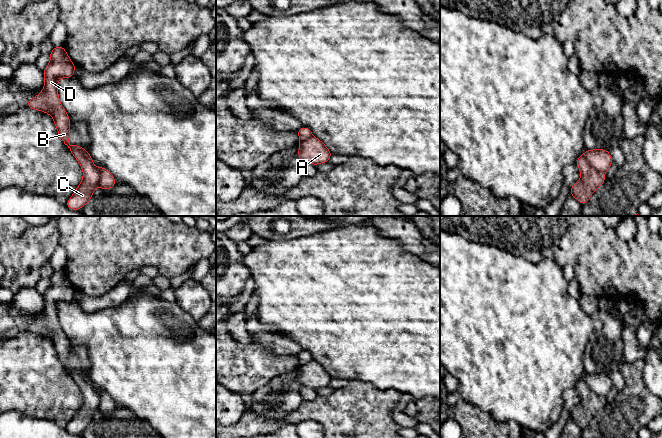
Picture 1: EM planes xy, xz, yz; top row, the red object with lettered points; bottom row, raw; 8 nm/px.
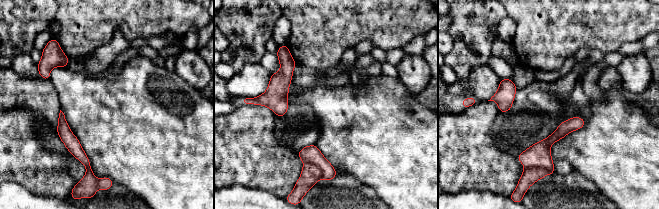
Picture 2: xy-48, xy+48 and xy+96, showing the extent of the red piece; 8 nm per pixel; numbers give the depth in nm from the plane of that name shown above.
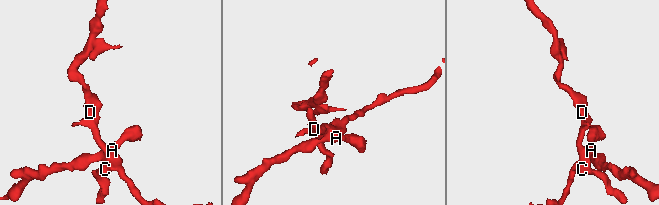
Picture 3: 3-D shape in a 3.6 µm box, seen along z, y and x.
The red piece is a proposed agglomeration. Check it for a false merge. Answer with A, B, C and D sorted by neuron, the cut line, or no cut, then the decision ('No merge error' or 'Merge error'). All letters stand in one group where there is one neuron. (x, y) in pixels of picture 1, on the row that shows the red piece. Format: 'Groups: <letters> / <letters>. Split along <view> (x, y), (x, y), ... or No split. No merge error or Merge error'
Groups: A / B C D. Split along yz (583, 154), (588, 163), (601, 173). Merge error

